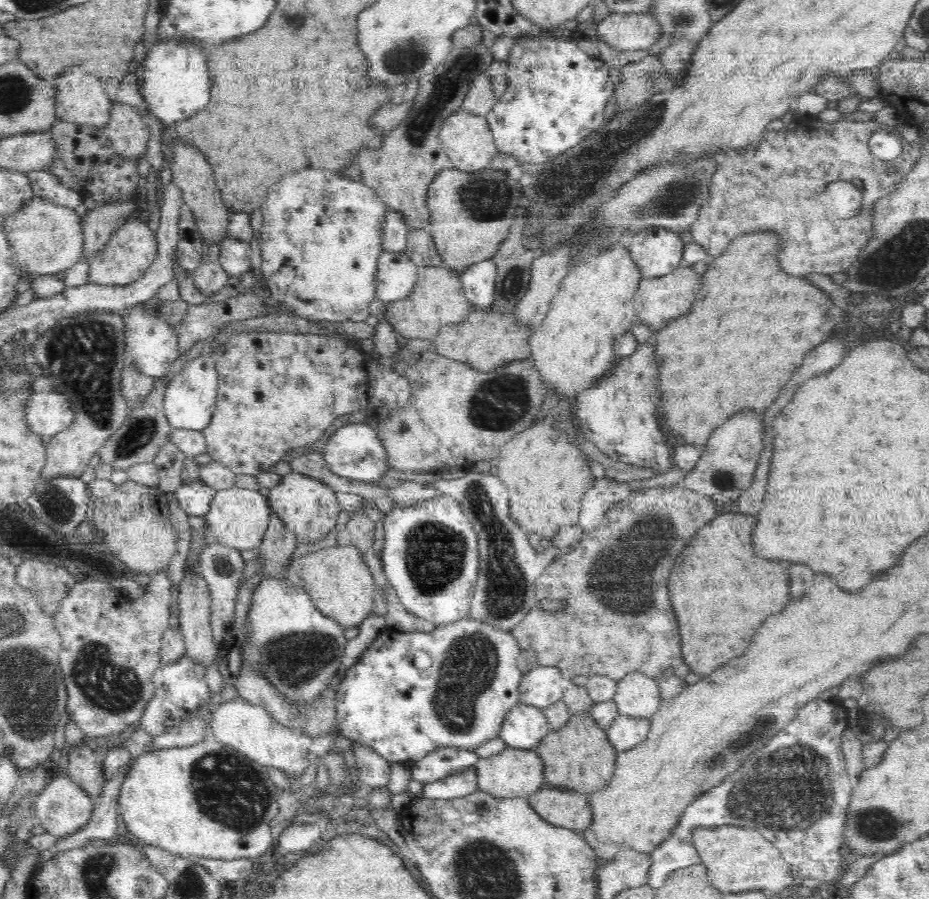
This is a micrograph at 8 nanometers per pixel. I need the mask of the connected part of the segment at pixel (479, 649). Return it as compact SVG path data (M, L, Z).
M470 617L457 620L444 626L438 626L430 632L400 632L393 629L382 630L376 640L360 655L358 662L354 663L339 684L336 692L337 700L334 702L337 708L338 732L350 738L353 742L362 743L376 751L382 758L390 763L411 763L422 758L432 750L445 746L455 746L459 749L474 750L481 743L499 736L504 719L511 708L520 704L519 684L522 682L522 673L517 666L518 656L522 650L518 641L511 632L494 628L492 625L482 624Z

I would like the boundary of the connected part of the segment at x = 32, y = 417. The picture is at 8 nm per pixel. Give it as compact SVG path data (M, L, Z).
M53 387L32 393L25 404L25 423L30 432L51 438L73 423L69 400Z

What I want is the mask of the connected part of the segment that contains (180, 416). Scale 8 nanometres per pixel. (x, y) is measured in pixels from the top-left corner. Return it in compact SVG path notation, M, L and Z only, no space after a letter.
M207 350L198 357L189 360L168 381L164 394L163 409L172 428L195 431L204 430L210 424L216 410L217 390L218 371L216 371L215 360Z

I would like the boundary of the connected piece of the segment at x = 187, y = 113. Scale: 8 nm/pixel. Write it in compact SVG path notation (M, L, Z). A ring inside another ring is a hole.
M160 39L148 50L144 62L143 96L151 112L165 127L194 116L210 100L210 76L206 50L192 41Z

